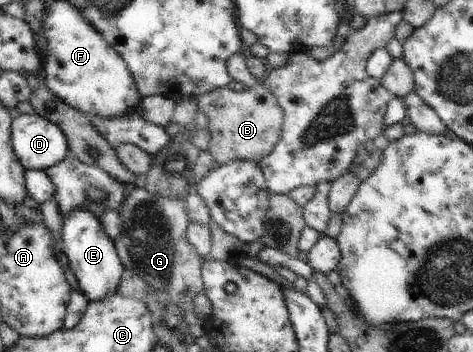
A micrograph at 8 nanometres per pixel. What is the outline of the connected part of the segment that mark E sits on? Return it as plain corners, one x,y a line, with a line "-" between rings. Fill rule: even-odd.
71,211
62,232
61,250
69,258
69,267
76,277
80,292
89,302
102,301
108,295
116,295
125,268
115,242
102,230
100,219
90,214
90,211

